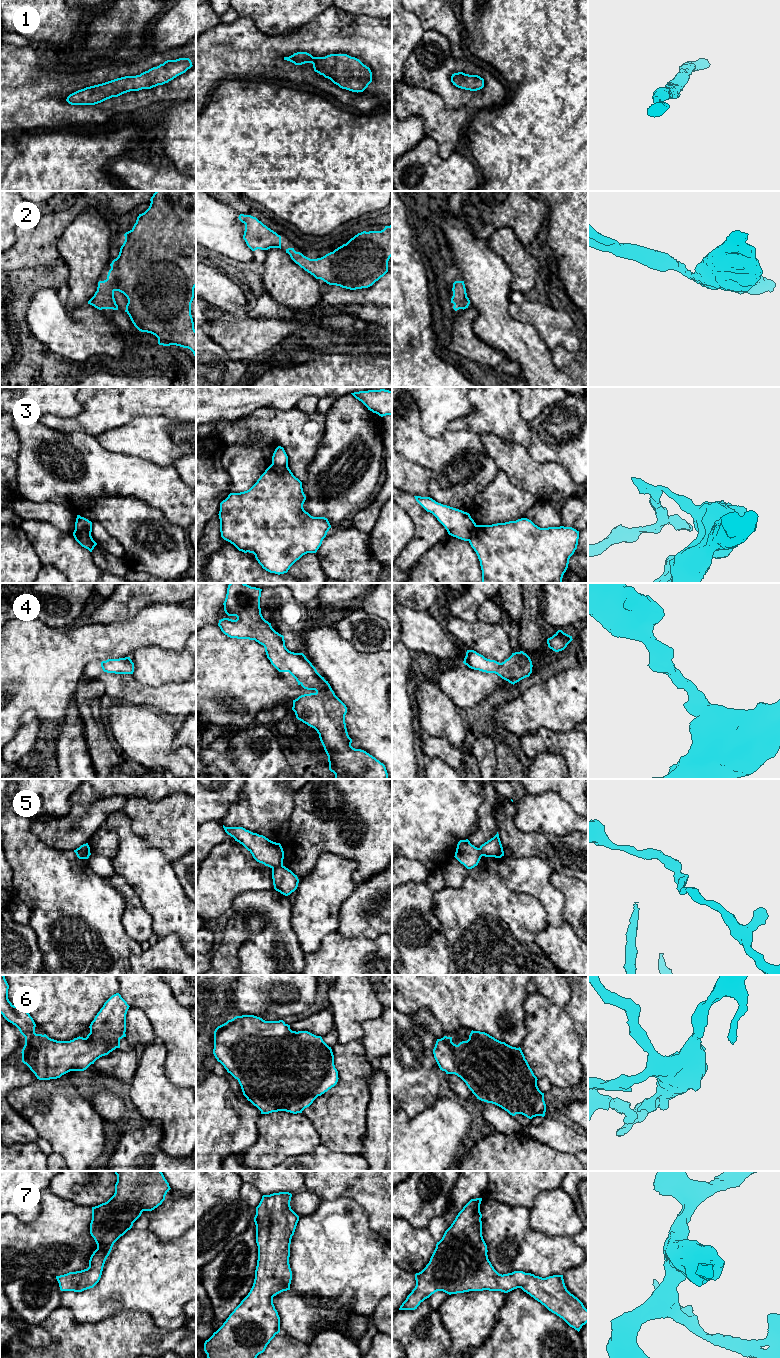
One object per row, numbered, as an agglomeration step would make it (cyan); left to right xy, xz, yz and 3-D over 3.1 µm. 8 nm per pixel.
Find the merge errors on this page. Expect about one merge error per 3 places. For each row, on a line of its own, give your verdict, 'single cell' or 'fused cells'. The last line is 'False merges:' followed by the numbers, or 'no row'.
1: single cell
2: single cell
3: fused cells
4: single cell
5: fused cells
6: single cell
7: single cell
False merges: 3, 5

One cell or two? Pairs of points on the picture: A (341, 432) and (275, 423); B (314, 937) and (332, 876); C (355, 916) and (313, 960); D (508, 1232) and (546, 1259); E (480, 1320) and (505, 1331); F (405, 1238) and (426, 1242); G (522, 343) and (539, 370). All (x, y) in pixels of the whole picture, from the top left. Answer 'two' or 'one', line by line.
A: two
B: one
C: two
D: one
E: two
F: one
G: one

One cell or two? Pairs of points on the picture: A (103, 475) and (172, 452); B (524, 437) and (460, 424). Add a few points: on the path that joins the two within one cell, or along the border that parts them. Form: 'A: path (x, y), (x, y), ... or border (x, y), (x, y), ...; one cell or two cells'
A: border (124, 454), (139, 456), (159, 465), (170, 466); two cells
B: path (508, 424), (506, 422), (476, 422); one cell

